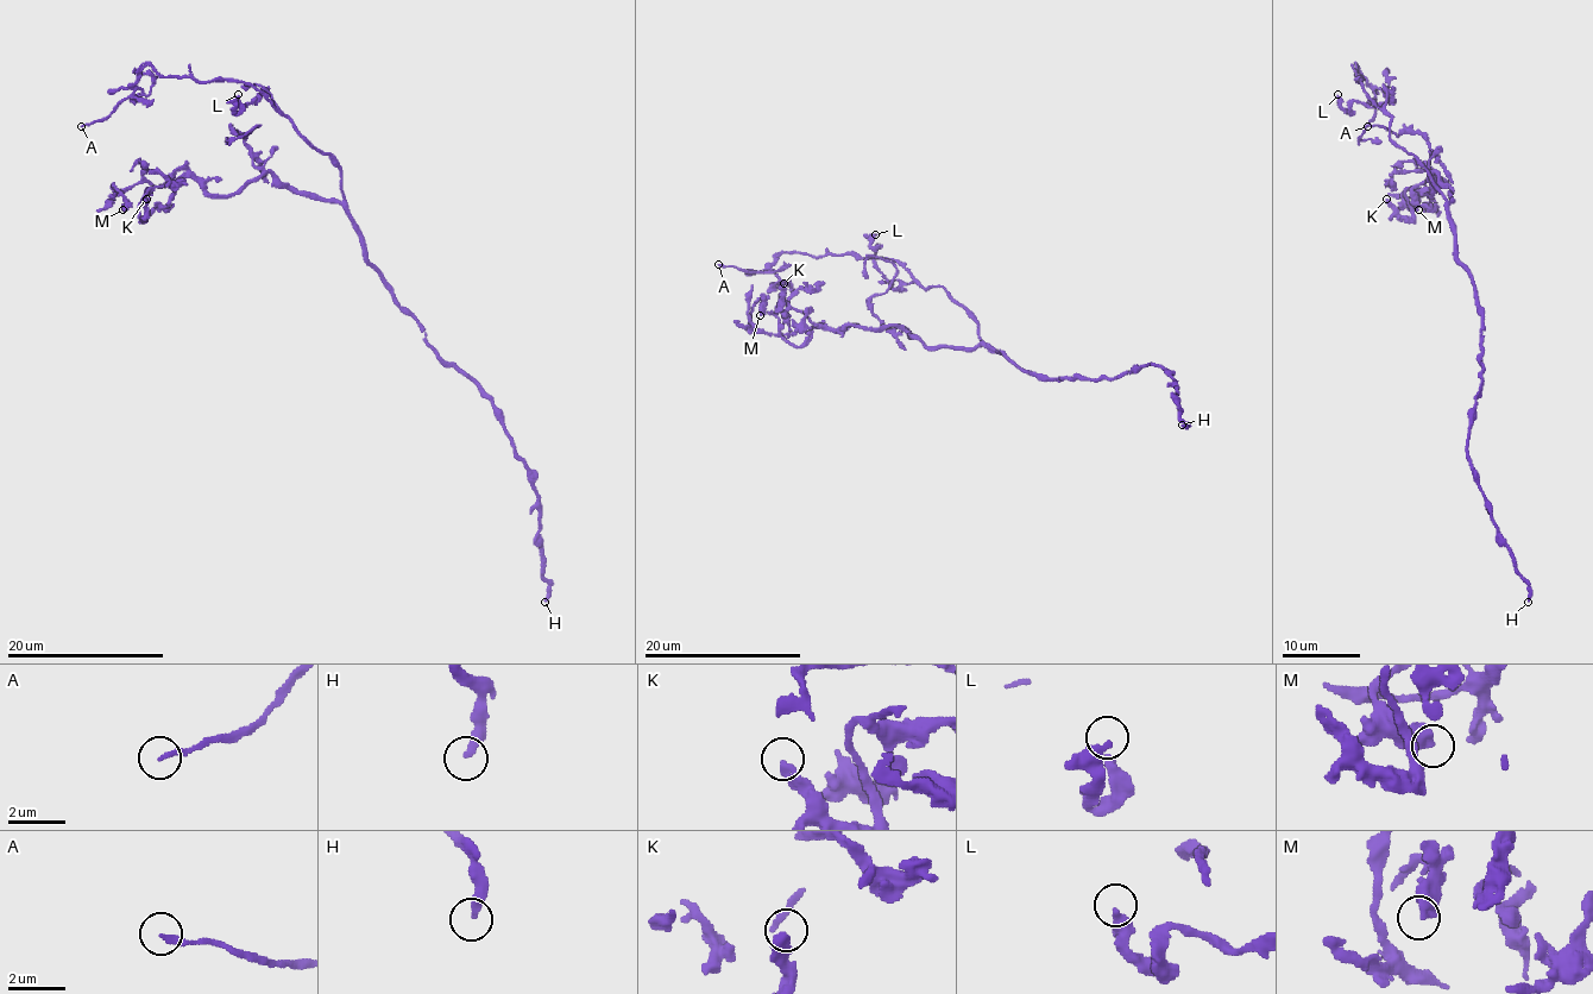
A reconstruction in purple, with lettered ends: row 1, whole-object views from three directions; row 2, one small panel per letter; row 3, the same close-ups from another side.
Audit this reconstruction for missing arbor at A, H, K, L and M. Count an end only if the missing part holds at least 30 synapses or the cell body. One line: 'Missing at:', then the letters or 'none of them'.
Missing at: A

